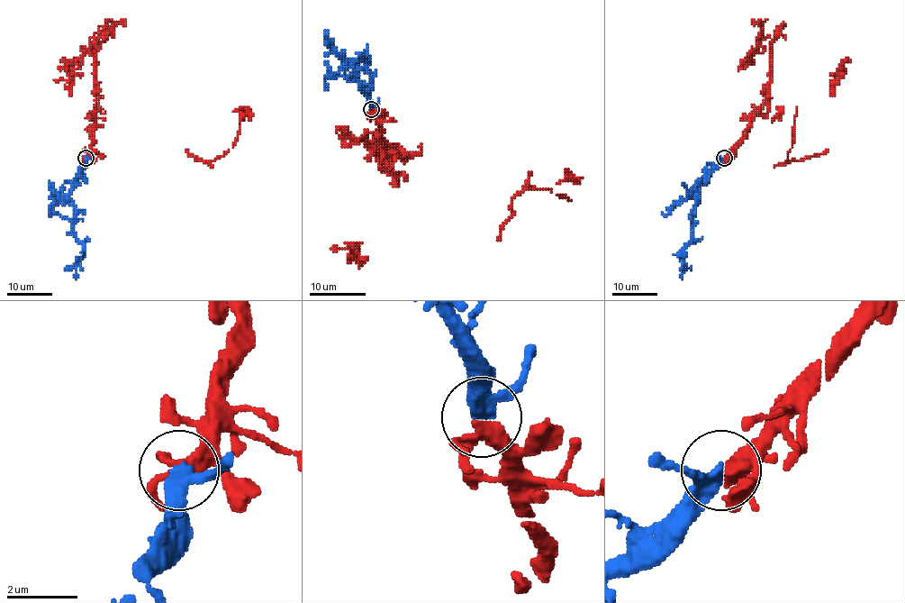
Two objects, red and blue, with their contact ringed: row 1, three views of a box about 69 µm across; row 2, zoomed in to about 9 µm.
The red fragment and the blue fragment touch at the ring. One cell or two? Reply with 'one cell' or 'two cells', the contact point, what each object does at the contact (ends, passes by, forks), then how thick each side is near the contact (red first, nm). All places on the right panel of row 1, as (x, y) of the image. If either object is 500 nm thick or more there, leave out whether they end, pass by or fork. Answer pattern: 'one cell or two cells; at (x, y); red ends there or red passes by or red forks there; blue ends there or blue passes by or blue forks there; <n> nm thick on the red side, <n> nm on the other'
one cell; at (724, 158); red forks there; blue passes by; 320 nm thick on the red side, 360 nm on the other

